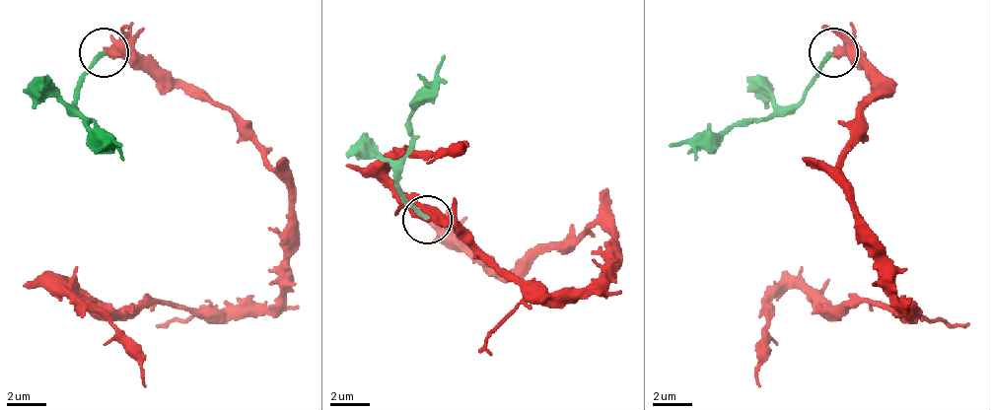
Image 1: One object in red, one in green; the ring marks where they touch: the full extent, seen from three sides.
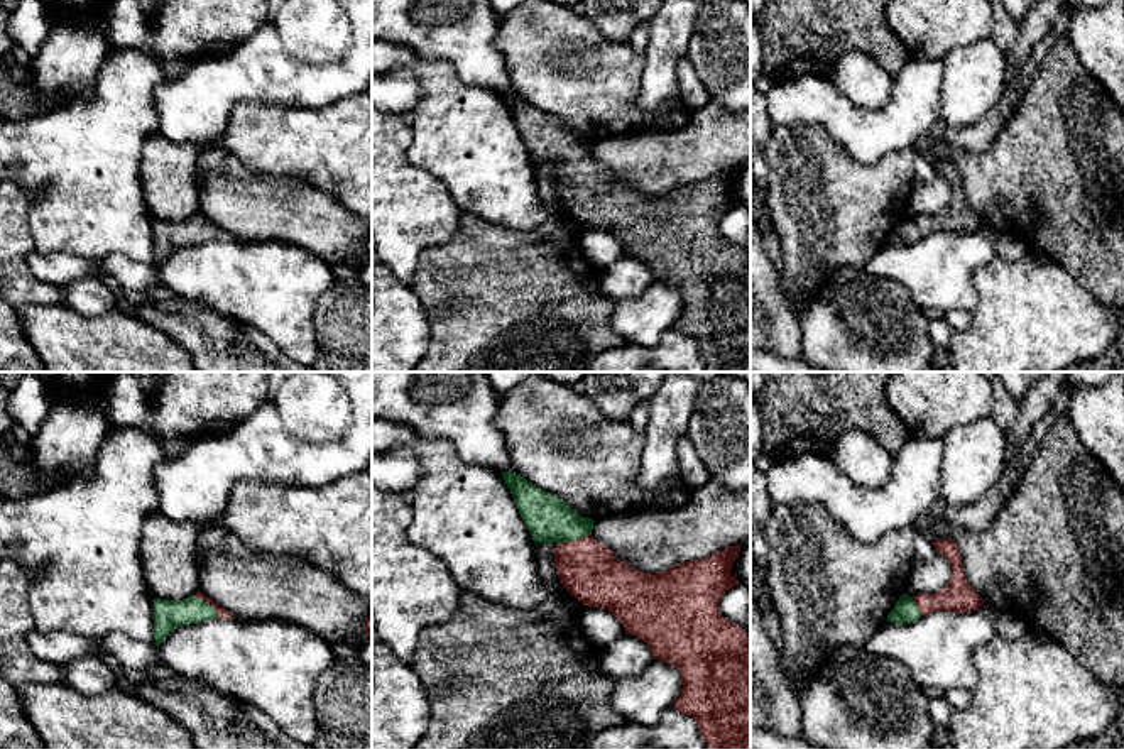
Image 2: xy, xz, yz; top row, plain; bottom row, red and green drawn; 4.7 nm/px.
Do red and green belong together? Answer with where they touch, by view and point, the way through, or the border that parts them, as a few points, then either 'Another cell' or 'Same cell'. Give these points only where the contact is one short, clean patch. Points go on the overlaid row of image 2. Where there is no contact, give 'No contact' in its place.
Touches red at xz (575, 540). Path across: xz (587, 568), (577, 553), (575, 540), (558, 523), (550, 519). Same cell

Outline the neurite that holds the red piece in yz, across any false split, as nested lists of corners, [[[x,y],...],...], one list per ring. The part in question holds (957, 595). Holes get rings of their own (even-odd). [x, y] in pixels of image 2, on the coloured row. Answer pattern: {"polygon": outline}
{"polygon": [[[935,538],[935,548],[952,565],[953,575],[948,585],[936,593],[918,593],[914,597],[903,593],[889,612],[887,622],[909,624],[935,610],[972,612],[984,604],[982,597],[965,578],[957,543],[953,539]]]}

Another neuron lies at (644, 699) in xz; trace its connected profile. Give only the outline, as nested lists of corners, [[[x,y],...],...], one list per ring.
[[[654,659],[639,676],[617,681],[612,708],[625,722],[654,725],[683,690],[676,666]]]

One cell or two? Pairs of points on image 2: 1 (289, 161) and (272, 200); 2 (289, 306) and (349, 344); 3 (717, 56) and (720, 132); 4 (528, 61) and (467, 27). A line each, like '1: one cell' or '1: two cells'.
1: two cells
2: two cells
3: two cells
4: two cells

